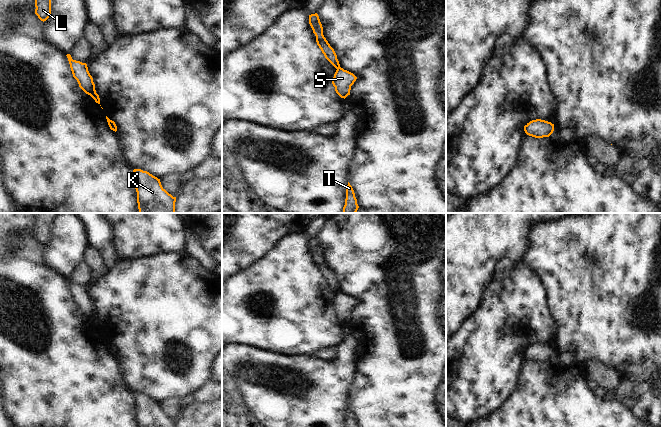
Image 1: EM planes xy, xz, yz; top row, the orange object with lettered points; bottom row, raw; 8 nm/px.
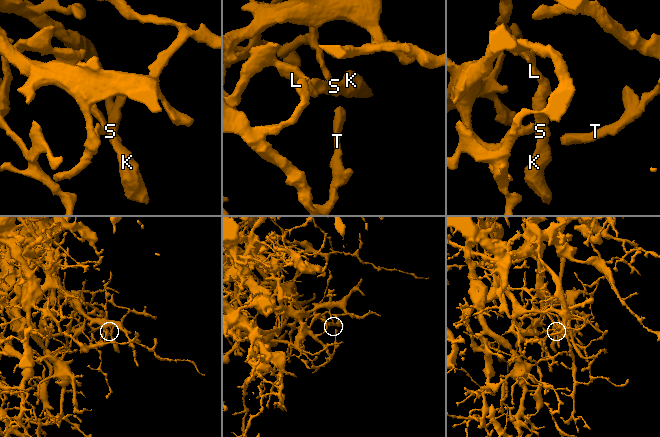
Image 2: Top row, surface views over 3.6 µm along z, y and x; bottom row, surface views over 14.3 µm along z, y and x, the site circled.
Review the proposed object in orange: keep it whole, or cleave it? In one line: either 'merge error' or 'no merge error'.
merge error

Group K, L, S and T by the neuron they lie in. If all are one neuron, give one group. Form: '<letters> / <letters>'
K L S / T

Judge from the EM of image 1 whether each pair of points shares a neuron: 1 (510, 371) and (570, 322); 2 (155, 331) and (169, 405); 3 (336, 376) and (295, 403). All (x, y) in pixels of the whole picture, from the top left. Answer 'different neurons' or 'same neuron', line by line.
1: different neurons
2: different neurons
3: same neuron

